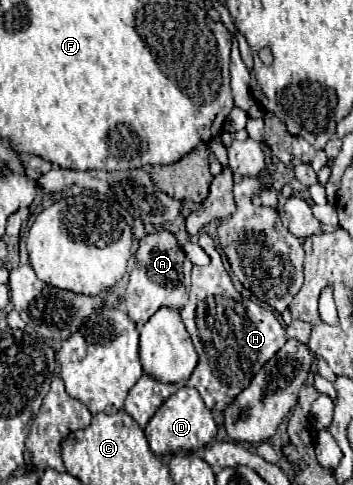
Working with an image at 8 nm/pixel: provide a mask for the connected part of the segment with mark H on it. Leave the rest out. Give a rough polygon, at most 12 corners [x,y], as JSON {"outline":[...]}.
{"outline":[[216,243],[180,311],[200,355],[188,387],[220,415],[286,343],[242,297]]}

